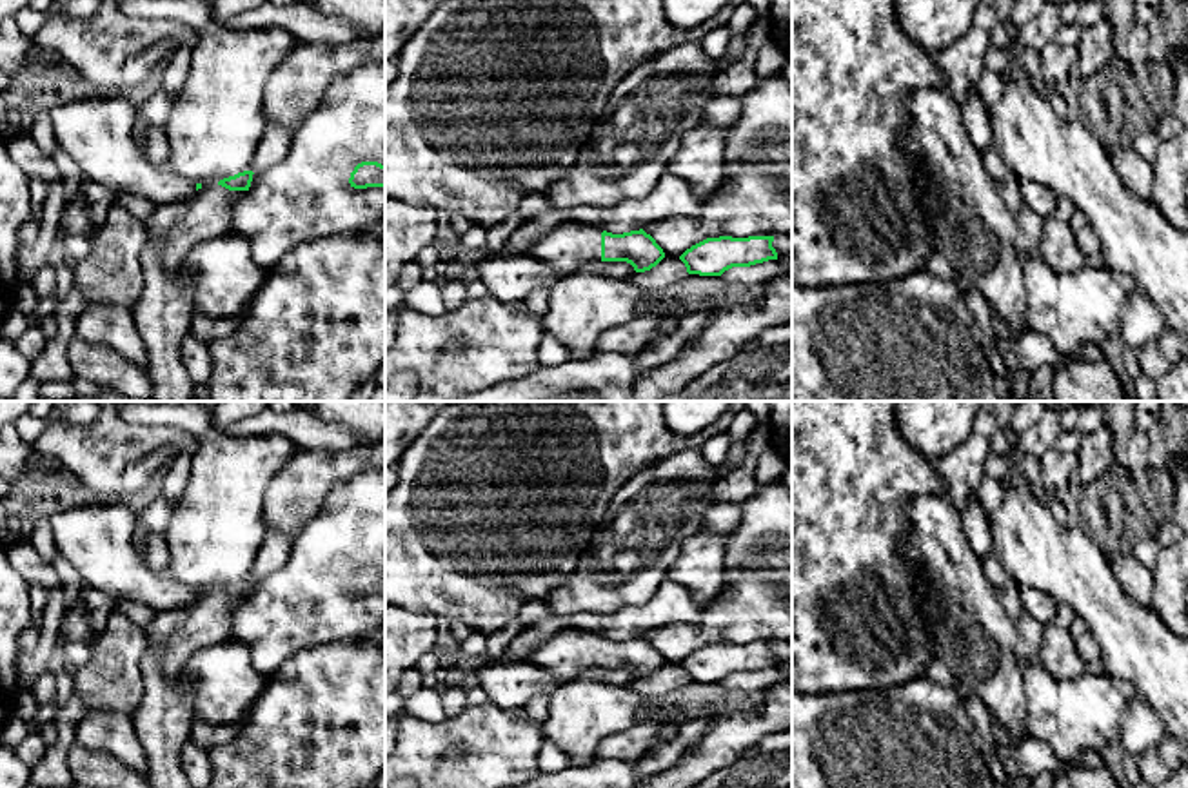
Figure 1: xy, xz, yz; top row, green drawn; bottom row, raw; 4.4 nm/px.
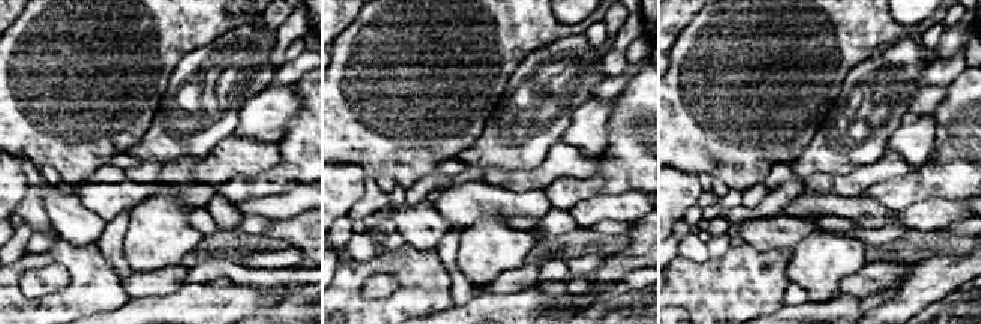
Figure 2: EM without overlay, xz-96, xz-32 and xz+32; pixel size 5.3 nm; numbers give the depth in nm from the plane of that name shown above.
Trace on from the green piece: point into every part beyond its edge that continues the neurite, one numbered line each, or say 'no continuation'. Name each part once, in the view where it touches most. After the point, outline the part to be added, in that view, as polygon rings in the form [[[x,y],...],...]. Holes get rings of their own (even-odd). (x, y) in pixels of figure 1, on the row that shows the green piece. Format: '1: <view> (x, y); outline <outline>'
1: xz (567, 246); outline [[[563,222],[540,236],[529,251],[536,261],[559,272],[572,272],[585,261],[601,260],[601,229]]]

